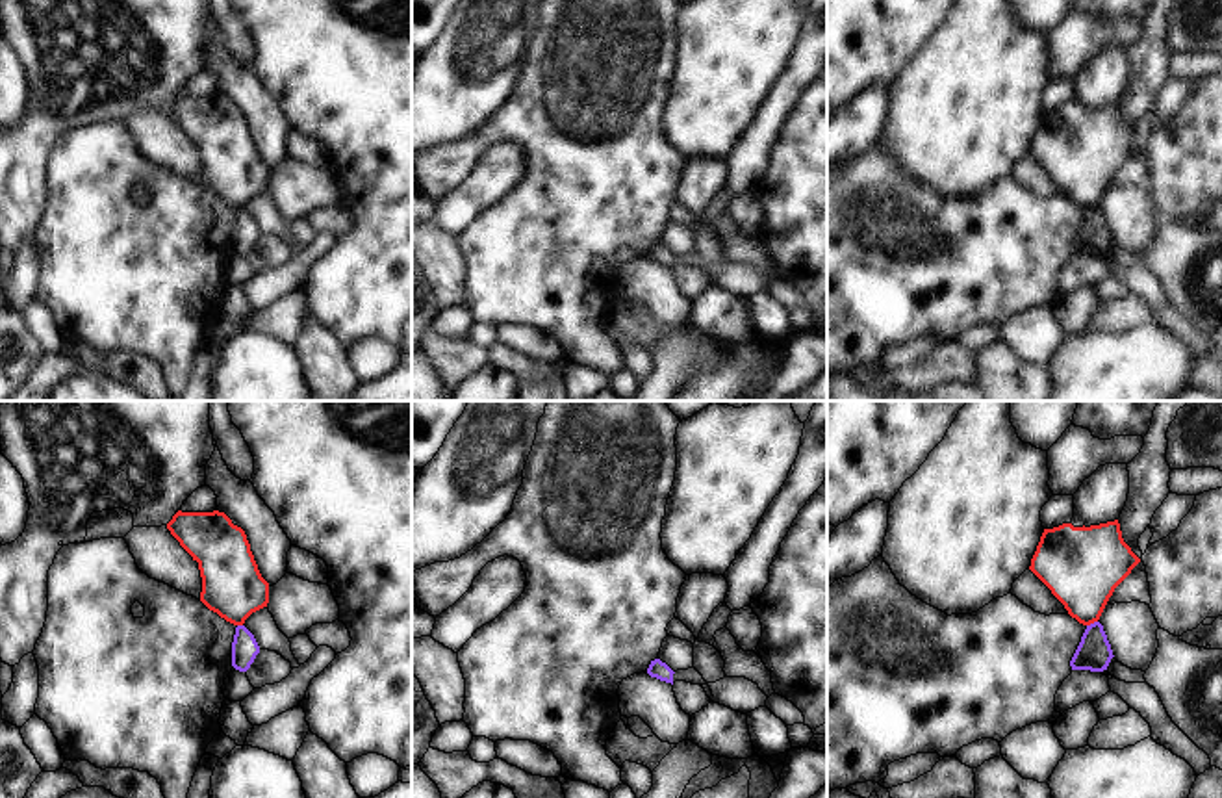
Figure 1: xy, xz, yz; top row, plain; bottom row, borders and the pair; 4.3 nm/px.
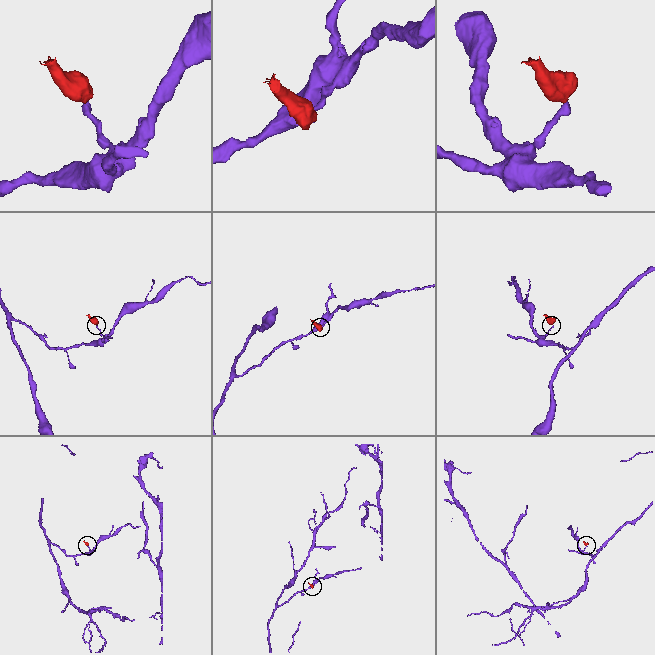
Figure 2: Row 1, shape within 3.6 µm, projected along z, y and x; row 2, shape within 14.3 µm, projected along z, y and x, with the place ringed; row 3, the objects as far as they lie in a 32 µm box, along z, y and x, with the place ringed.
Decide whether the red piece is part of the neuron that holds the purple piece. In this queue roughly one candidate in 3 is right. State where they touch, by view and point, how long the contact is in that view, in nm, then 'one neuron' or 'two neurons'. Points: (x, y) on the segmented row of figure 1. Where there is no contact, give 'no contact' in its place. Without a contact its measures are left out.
yz (1091, 624) | 50 nm | two neurons

